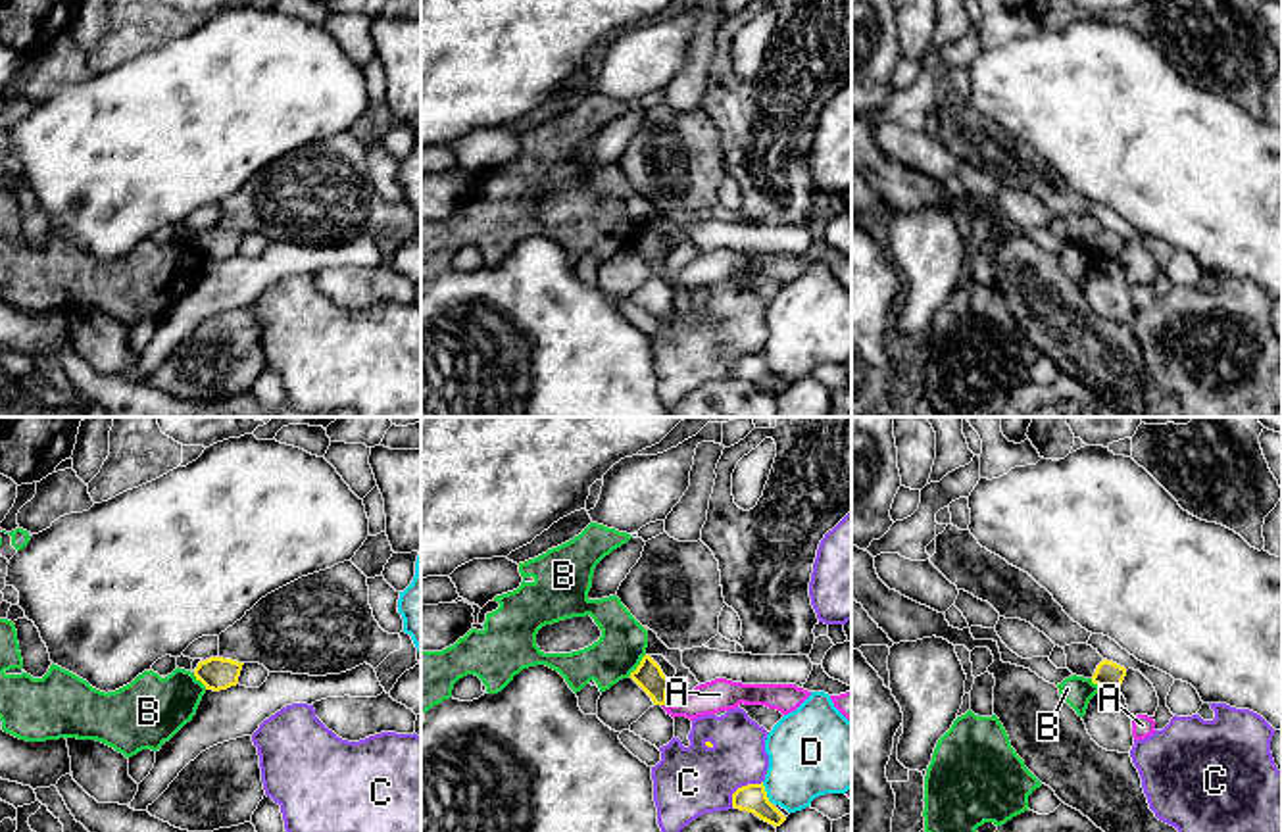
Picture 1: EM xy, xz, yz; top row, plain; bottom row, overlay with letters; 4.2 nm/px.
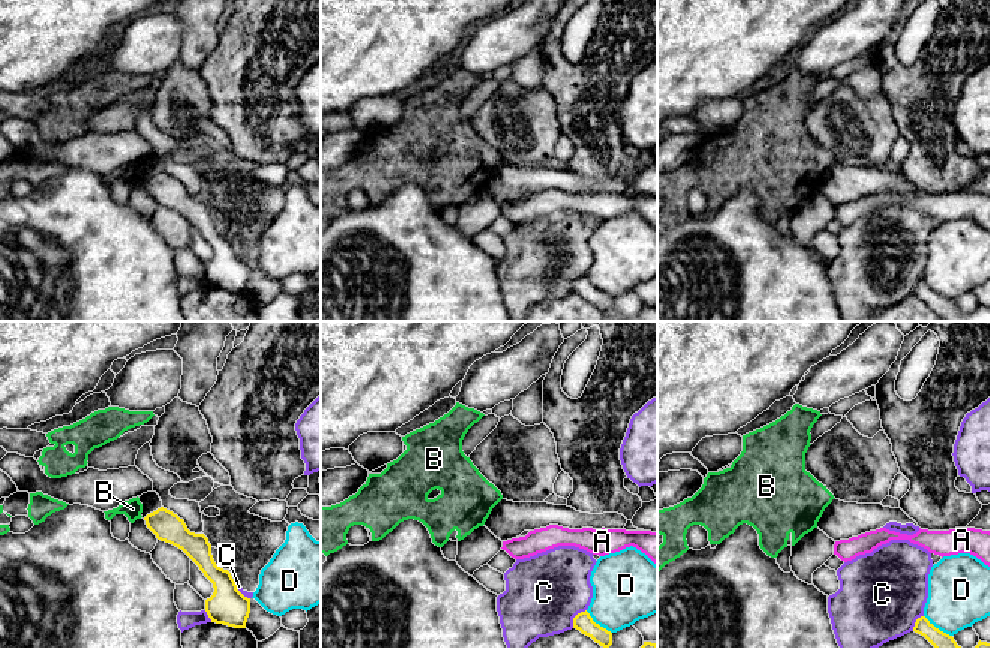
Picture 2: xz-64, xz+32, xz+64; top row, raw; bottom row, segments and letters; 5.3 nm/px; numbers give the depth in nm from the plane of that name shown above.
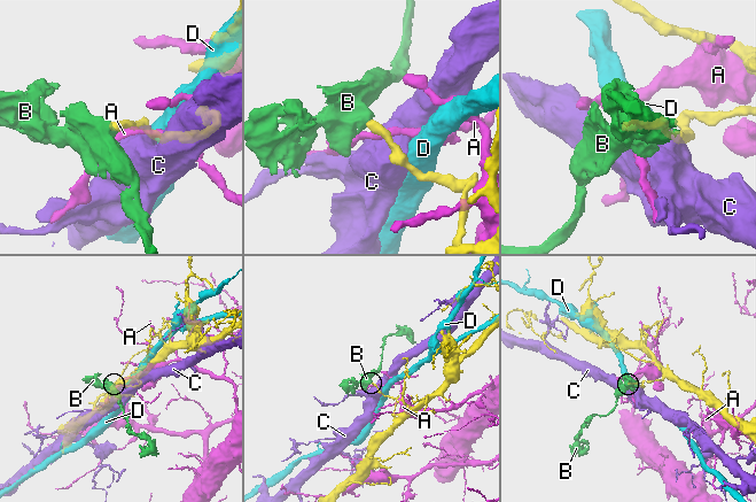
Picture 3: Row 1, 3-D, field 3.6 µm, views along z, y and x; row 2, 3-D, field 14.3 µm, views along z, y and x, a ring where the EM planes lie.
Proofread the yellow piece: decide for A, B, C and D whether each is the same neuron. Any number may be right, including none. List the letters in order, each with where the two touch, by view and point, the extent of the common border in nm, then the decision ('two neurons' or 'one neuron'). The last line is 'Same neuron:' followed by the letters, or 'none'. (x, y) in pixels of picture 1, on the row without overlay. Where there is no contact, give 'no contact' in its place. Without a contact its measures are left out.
A: xz (664, 273) | 30 nm | two neurons
B: xz (639, 235) | 120 nm | two neurons
C: xz (742, 356) | 170 nm | two neurons
D: xz (765, 364) | 100 nm | two neurons
Same neuron: none

